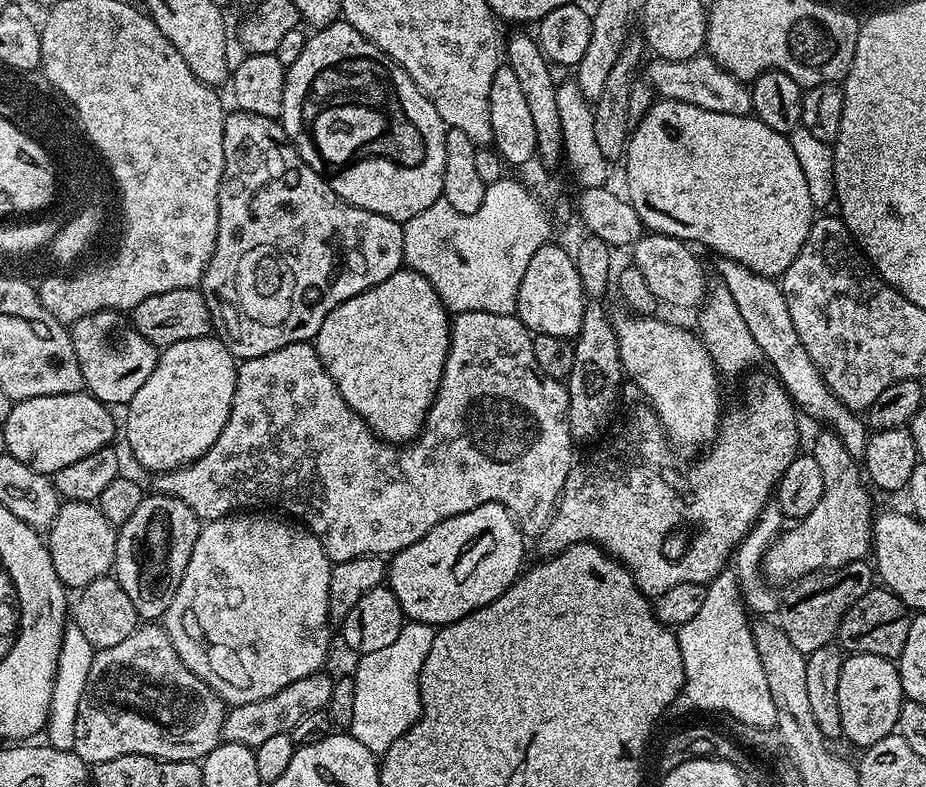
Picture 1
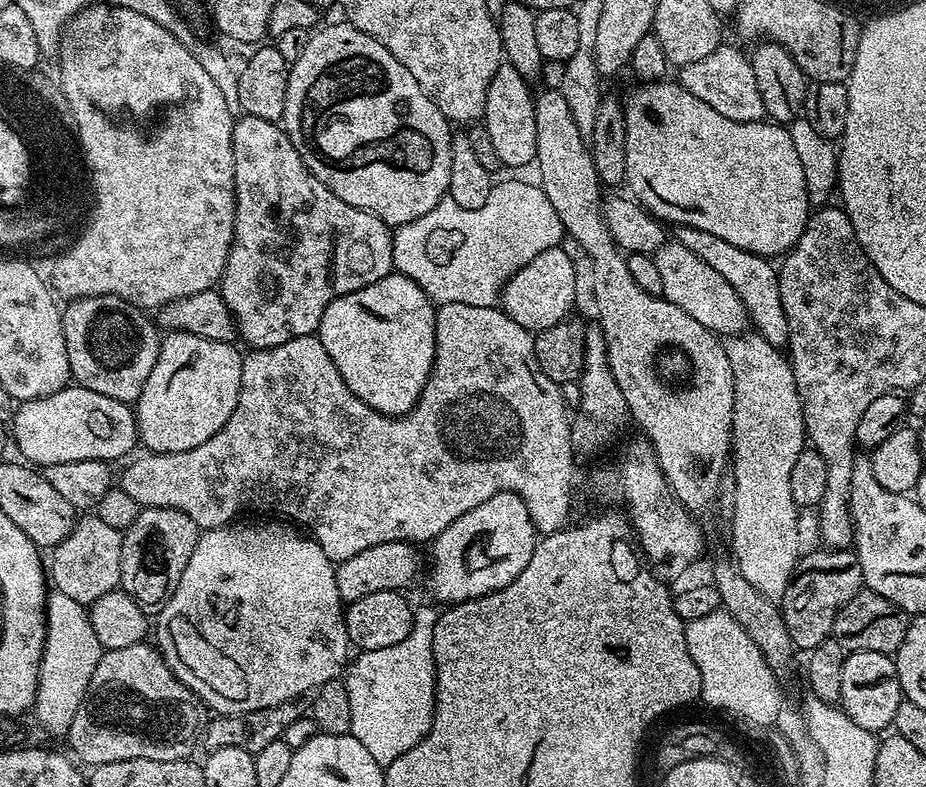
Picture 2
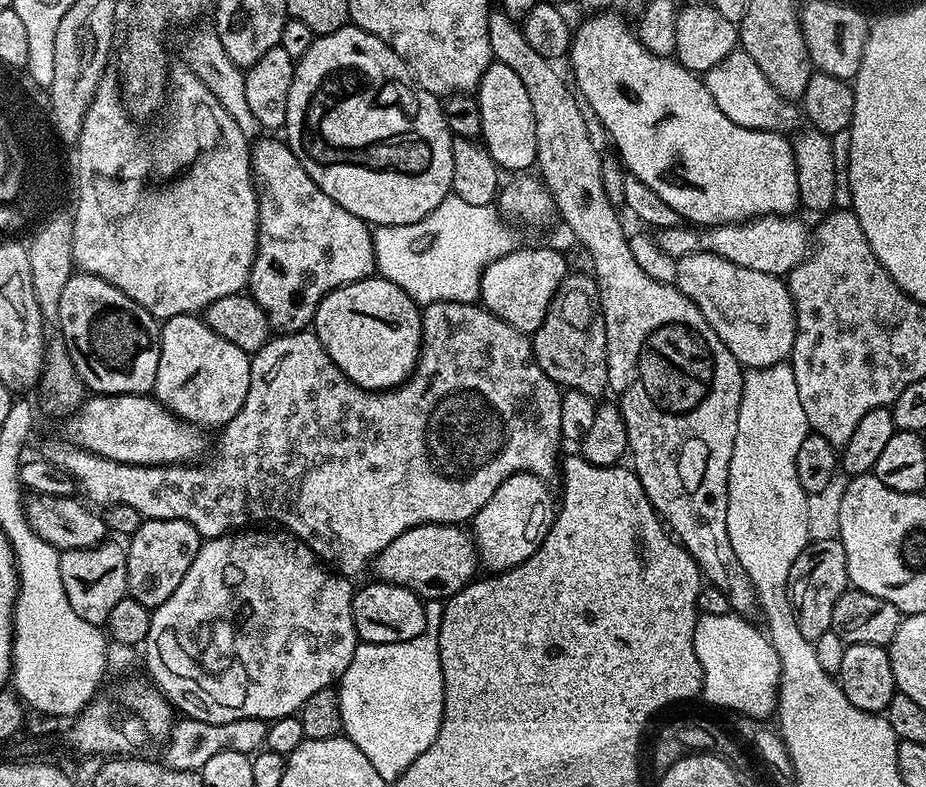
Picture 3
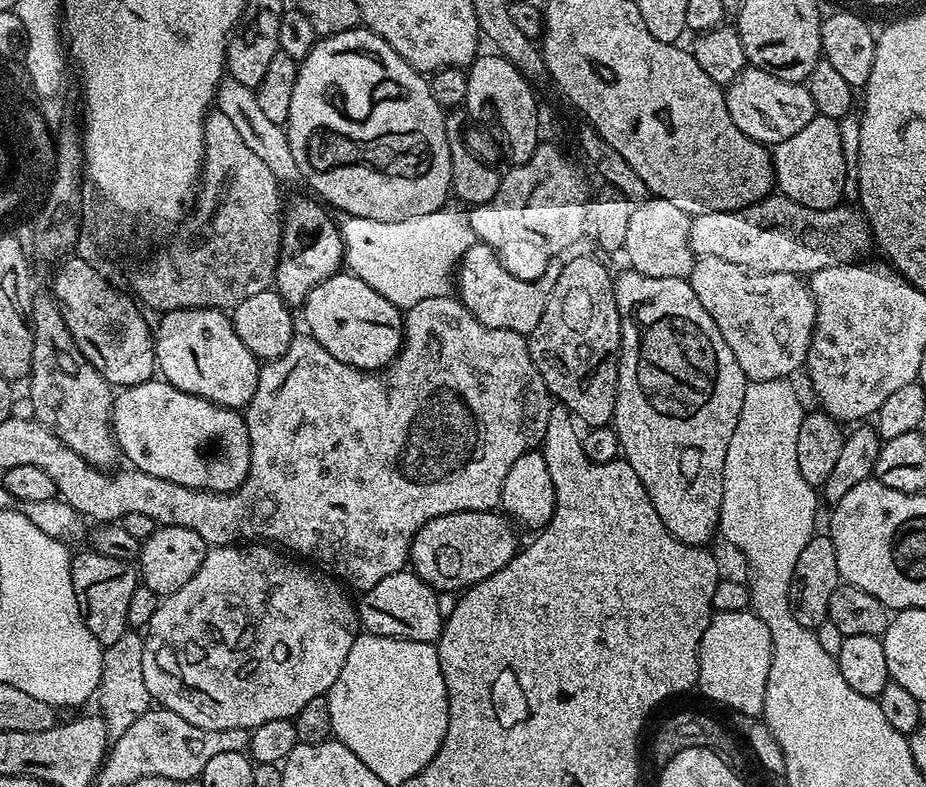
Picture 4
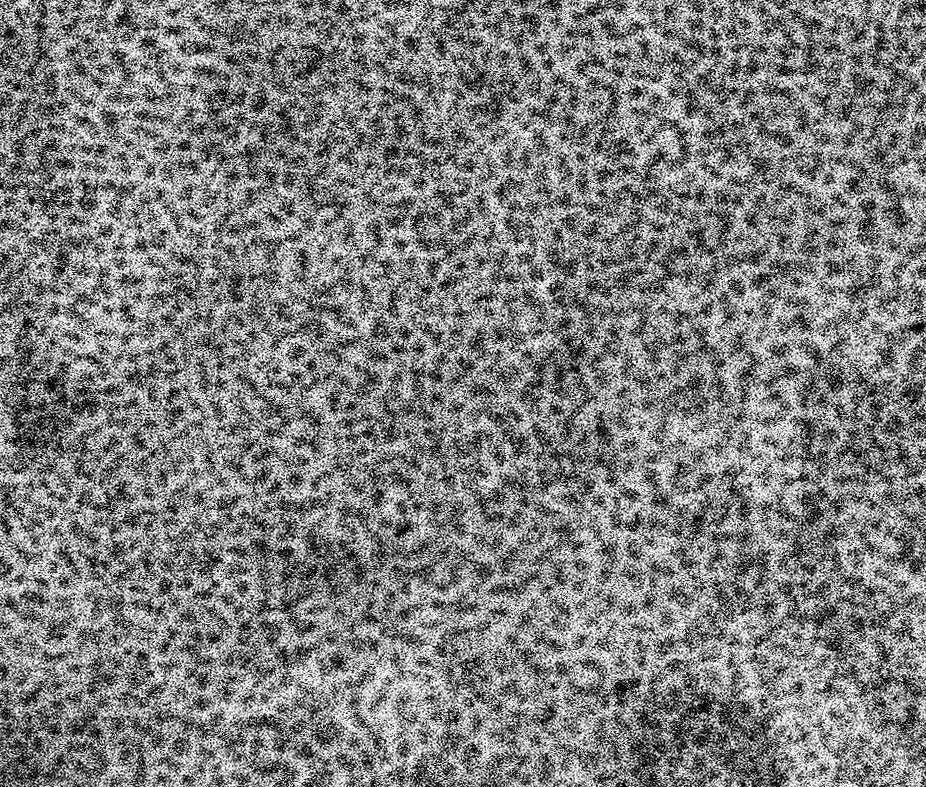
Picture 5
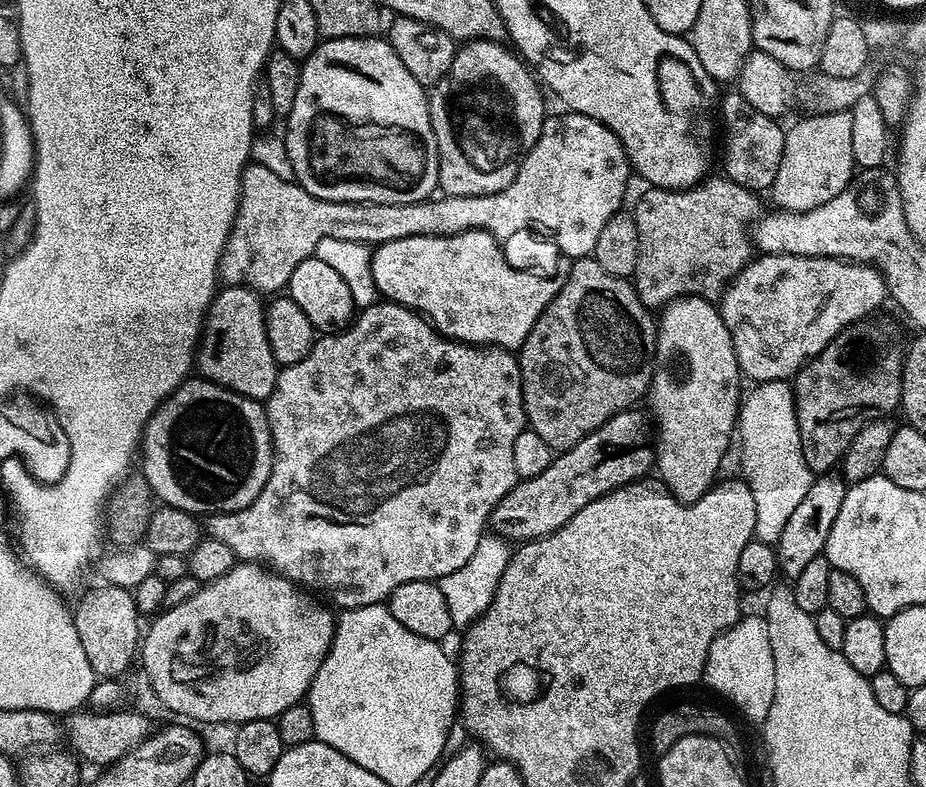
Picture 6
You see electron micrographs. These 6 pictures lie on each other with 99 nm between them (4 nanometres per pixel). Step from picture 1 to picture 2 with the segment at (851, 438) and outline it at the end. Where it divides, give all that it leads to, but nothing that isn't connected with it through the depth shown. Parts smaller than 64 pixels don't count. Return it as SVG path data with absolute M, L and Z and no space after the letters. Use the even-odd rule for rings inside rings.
M685 224L675 225L674 232L676 232L675 243L686 246L686 250L694 250L694 254L698 254L698 258L702 258L706 266L718 270L718 274L722 274L722 278L726 278L726 282L734 286L738 298L742 298L744 308L748 312L751 327L759 336L774 346L787 345L788 319L780 297L780 277L773 261L742 250L731 242L726 242L724 238L714 238L714 234L706 234L704 230L687 228Z

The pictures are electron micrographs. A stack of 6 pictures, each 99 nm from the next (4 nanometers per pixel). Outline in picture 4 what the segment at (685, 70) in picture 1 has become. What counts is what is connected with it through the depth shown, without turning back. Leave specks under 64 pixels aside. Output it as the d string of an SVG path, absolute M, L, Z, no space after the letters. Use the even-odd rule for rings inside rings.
M745 67L725 89L727 110L742 134L768 148L784 142L804 129L817 116L816 103L807 85L775 78L761 68Z

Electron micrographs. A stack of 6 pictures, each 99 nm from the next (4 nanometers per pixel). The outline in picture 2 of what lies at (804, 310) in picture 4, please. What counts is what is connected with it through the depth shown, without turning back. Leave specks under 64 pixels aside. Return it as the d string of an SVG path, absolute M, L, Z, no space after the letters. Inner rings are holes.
M667 242L657 249L654 259L662 276L664 299L686 310L690 318L702 322L702 326L724 338L743 333L749 327L748 312L734 286L730 286L730 282L726 282L726 278L722 278L718 270L706 266L706 262L702 262L702 258L694 254L694 250L686 250L686 246Z

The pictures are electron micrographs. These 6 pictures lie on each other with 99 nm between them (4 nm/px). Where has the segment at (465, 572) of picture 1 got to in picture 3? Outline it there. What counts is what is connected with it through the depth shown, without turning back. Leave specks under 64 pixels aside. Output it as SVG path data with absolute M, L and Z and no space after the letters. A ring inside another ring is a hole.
M519 472L506 478L498 486L498 490L494 490L494 494L486 502L486 506L482 506L482 510L478 510L478 514L472 517L470 532L476 541L476 555L479 563L483 567L484 564L488 567L489 573L504 572L507 568L525 564L538 550L538 546L546 538L550 526L556 521L558 504L553 493L551 496L548 492L540 492L540 488L536 484L539 483L534 482L534 477L529 472Z

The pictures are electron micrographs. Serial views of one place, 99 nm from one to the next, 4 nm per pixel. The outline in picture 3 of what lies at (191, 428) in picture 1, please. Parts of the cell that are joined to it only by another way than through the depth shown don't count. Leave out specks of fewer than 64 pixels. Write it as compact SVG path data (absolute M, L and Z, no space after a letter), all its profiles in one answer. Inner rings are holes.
M196 314L175 316L163 321L160 329L155 399L173 417L205 429L219 429L242 410L246 390L250 390L251 365L249 353L238 350L234 342L226 342L222 334L214 334L207 320Z

